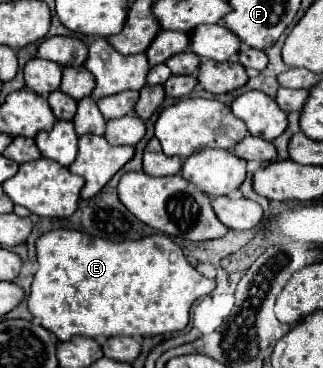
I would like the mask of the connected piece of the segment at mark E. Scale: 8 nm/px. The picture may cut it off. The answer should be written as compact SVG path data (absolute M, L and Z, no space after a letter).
M50 230L46 234L42 234L38 238L38 272L34 274L32 286L30 286L30 296L26 298L28 302L28 310L34 318L40 318L40 324L54 332L56 338L60 342L66 342L68 338L80 334L80 336L88 336L88 338L110 338L110 336L154 336L154 334L166 334L166 332L178 332L188 324L188 312L190 306L194 304L196 298L210 294L214 290L214 280L204 278L198 270L194 270L194 266L188 264L188 260L182 254L182 248L166 234L152 234L140 240L122 240L122 242L112 242L112 240L104 240L104 238L96 238L78 230Z

